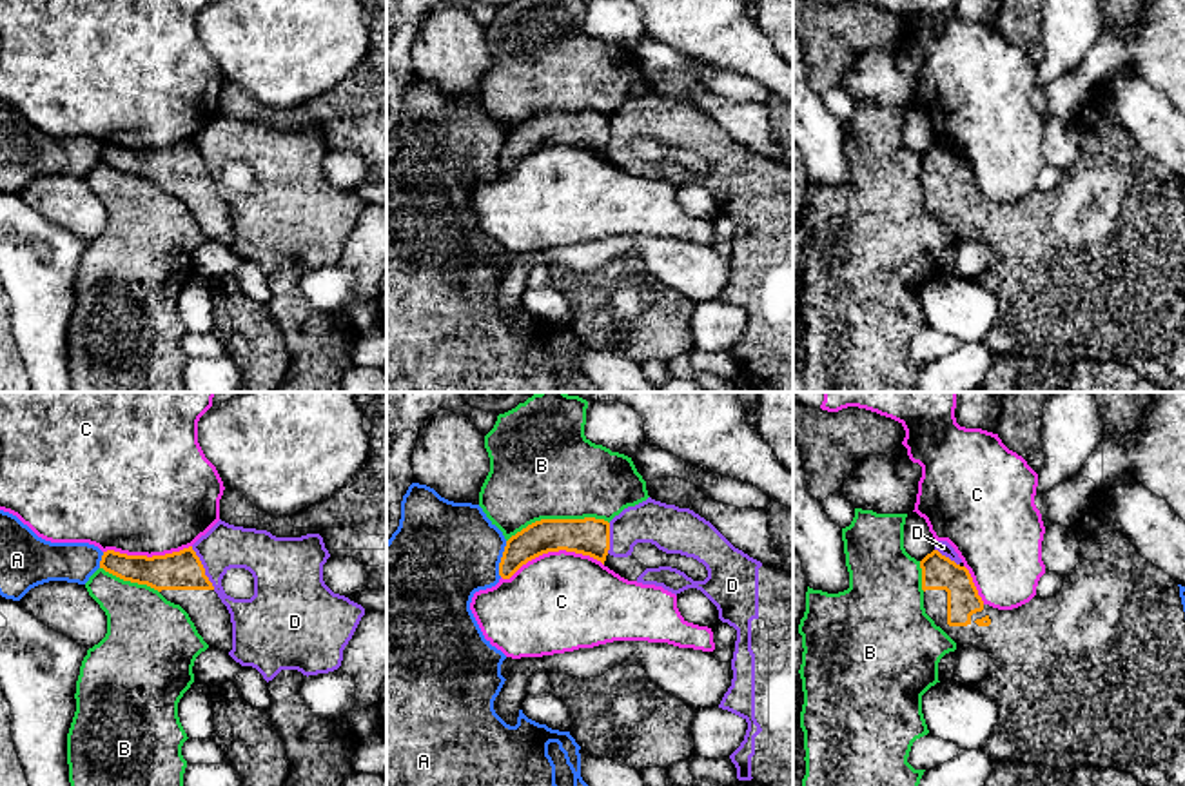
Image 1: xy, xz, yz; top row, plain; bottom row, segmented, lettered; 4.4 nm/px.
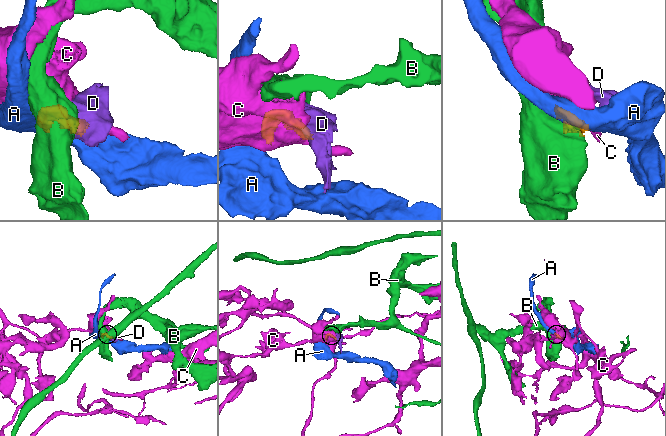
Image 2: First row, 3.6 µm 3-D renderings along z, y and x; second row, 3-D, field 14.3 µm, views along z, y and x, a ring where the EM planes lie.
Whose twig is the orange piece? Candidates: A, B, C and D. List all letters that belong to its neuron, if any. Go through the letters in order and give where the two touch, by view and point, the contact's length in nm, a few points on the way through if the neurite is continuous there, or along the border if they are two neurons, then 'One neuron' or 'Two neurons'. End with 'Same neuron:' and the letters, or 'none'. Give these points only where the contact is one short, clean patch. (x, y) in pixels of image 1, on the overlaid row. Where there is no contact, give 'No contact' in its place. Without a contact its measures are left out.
A: Touches orange at xz (501, 560). Shared border 160 nm. Boundary: xz (507, 541), (501, 552), (499, 576). Two neurons
B: Touches orange at xz (558, 520). Shared border 460 nm. Two neurons
C: Touches orange at xz (552, 550). Shared border 460 nm. Two neurons
D: Touches orange at xy (204, 569). Shared border 220 nm. One neuron
Same neuron: D

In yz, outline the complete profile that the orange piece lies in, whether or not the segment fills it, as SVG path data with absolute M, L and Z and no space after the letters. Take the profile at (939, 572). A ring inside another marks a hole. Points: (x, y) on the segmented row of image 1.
M935 541L935 550L920 561L922 590L947 592L947 624L967 626L971 615L984 610L984 601L962 559L947 541Z

